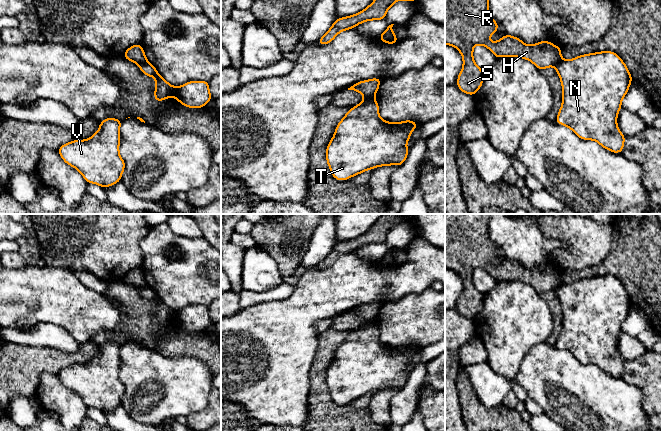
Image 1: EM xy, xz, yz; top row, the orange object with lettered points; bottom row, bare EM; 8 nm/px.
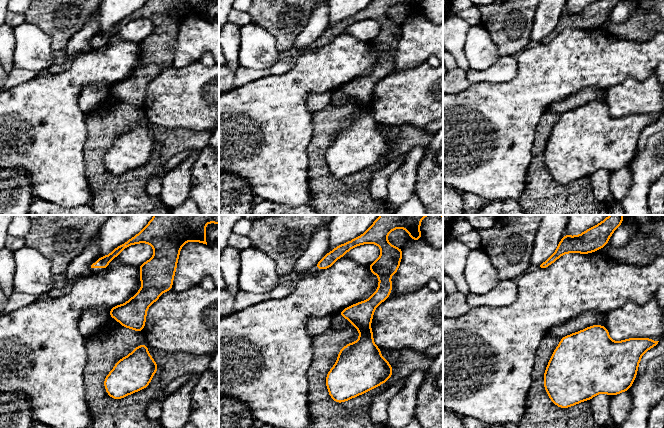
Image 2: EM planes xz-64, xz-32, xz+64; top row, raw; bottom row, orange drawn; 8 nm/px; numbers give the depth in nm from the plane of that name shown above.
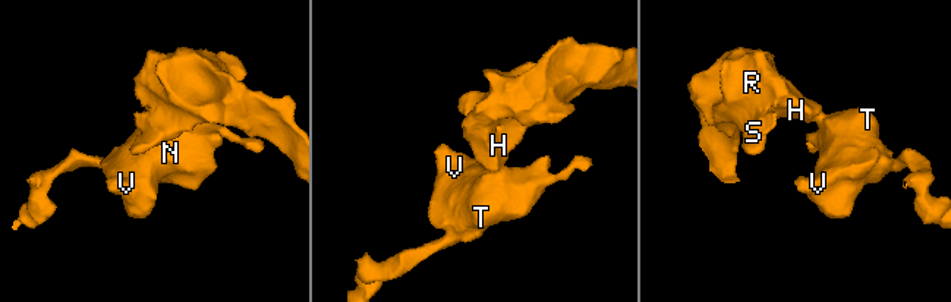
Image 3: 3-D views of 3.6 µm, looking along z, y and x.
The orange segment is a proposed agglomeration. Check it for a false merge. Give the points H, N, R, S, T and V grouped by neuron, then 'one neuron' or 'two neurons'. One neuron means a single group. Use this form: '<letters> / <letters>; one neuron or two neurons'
H R S / N T V; two neurons

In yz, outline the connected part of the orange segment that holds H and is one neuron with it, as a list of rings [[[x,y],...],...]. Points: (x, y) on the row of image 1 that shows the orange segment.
[[[445,0],[445,44],[454,46],[463,57],[463,68],[458,75],[458,88],[473,96],[483,83],[484,71],[473,59],[475,45],[486,46],[496,58],[520,57],[531,61],[539,70],[557,65],[561,60],[561,48],[549,41],[540,41],[534,45],[526,45],[519,38],[504,35],[499,41],[491,42],[489,36],[498,31],[498,23],[492,19],[489,12],[489,0]]]

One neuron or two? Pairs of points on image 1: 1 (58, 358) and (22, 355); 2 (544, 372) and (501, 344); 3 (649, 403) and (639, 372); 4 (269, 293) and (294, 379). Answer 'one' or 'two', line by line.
1: one
2: two
3: one
4: two

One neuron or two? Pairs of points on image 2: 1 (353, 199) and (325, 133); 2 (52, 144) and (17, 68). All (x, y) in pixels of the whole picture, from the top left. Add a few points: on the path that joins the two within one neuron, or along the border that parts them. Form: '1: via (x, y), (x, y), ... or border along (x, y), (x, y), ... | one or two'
1: via (335, 187), (319, 171), (319, 151) | one
2: border along (35, 78), (10, 88) | two

